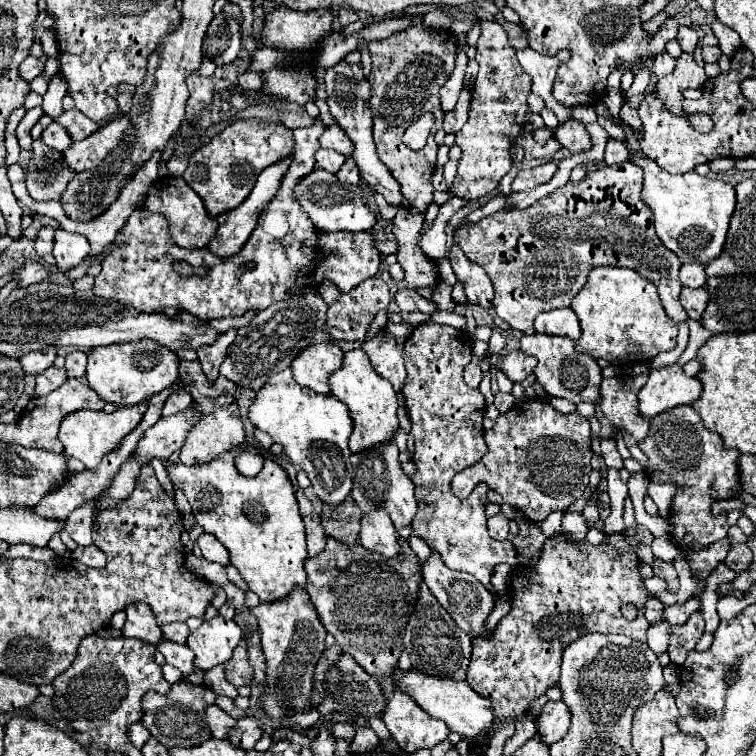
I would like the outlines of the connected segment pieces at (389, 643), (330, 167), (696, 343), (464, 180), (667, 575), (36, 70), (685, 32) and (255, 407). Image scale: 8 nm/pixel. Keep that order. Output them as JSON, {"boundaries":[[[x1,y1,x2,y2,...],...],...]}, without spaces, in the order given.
{"boundaries":[[[328,538,326,548,316,558,308,558,304,564,308,574,306,590,310,594,312,604,316,606,316,612,324,628,336,638,336,644,340,644,346,654,356,658,358,664,364,666,364,670,376,678,386,678,394,674,398,658,404,648,402,634,418,598,420,562,406,540,400,540,400,546,402,546,402,554,394,558,384,558,382,554,370,552,364,546,348,548,336,542,334,538]],[[320,148,320,150,316,152,316,164,318,164,318,168,328,170,328,172,332,172,332,174,336,174,336,172,340,170,340,166,344,164,344,160,346,160,346,158,344,158,342,154,332,152,332,150]],[[688,318,686,322,689,326,689,341,686,349,676,362,679,366,695,359,698,349,712,336,712,333,705,329,698,321]],[[476,20,480,24,480,40,476,44,476,62,480,66,478,70,478,78,472,90,472,102,470,102,470,112,468,112,468,122,466,126,456,134,456,144,462,148,462,158,458,164,458,172,456,178,450,186,450,192,458,198,464,200,478,200,486,194,490,194,502,180,502,176,506,176,512,168,512,160,510,160,510,146,514,144,514,140,518,138,518,134,522,132,522,124,526,122,526,114,528,114,528,94,530,94,530,76,522,70,518,58,516,58,516,50,508,44,508,36,506,30,496,22,496,20]],[[656,558,654,564,652,564,652,570,654,570,654,574,658,578,662,578,662,580,666,580,670,584,670,592,678,590,678,576,676,576,673,564,662,562,662,560]],[[28,56,22,64,20,64,20,76,24,78,24,80,34,80,36,76,40,76,44,72,44,64,38,60,38,58,34,58,34,56]],[[682,26,680,32,678,32,678,44,680,44,682,52,694,54,694,50,698,46,698,34,696,34,696,30,688,28,688,26]],[[290,368,272,376,258,390,250,408,250,420,256,428,270,434,282,444,290,462,296,462,310,478,314,494,326,504,342,504,352,490,352,464,348,438,352,434,352,418,348,408,334,396,316,394,294,382]]]}

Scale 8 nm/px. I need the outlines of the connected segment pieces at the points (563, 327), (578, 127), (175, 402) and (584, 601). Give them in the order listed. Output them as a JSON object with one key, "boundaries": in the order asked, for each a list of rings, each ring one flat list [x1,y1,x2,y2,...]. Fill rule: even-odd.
{"boundaries":[[[572,308,550,310,536,316,534,330,538,334,558,334,558,336,568,336,572,340,580,338,580,324]],[[566,122,560,124,552,136,570,152,582,152,582,150,590,150,592,142,590,142,590,134,586,132,584,124,580,122]],[[176,390,166,398,164,408,162,408,162,416,172,416,174,412,188,408,190,404,192,404,192,396,186,390]],[[556,534,544,542,542,556,534,568,518,566,512,576,512,610,498,622,494,632,486,638,474,638,472,646,472,658,470,658,470,670,466,676,466,682,474,692,488,698,494,706,496,718,512,718,516,720,522,716,530,702,542,694,546,694,548,688,558,684,560,678,560,660,562,650,576,638,588,634,588,632,602,632,602,634,624,634,634,640,646,642,646,630,650,628,650,622,644,618,642,610,646,600,650,598,644,580,640,576,640,560,638,560,638,540,626,536,626,550,616,548,614,544,602,540,600,544,590,544,586,540,572,542,566,540,562,534],[624,604,636,604,638,606,638,618,634,622,628,622,620,608]]]}

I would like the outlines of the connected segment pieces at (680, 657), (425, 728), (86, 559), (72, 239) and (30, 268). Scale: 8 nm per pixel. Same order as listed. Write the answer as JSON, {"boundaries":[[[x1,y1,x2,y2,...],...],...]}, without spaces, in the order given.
{"boundaries":[[[694,612,684,626,672,626,670,648,668,648,670,662,682,666,686,656,696,648,702,634,704,634,704,618,700,612]],[[396,690,394,698,386,704,382,720,396,744,410,754,422,748,434,748,450,732,442,720,432,718,402,690]],[[78,546,74,552,72,552,72,558,80,560,82,564,86,566,94,566,94,568,104,568,106,564,106,554,98,548,98,546]],[[62,228,56,230,54,258,60,272,68,272,90,254,90,244,82,234,72,234]],[[26,262,22,268,18,268,18,286,30,286,42,282,46,276,48,272,38,262]]]}

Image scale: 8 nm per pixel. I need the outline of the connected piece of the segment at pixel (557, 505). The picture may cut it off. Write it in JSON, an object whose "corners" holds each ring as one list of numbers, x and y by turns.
{"corners":[[534,398,534,400,518,402,506,414,500,414,496,418,496,426,492,430,486,430,484,438,488,444,488,454,476,466,462,470,452,480,452,492,458,498,466,498,478,482,484,482,488,484,490,490,502,494,504,502,518,508,530,522,542,522,550,512,554,510,564,512,566,508,570,508,572,504,584,498,584,492,588,488,588,474,592,470,588,418,578,414,560,414,548,402]]}

